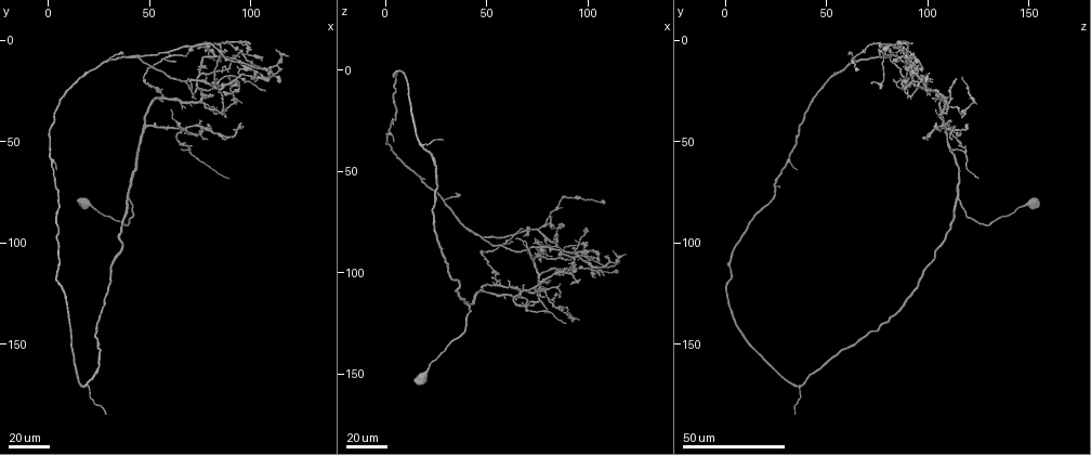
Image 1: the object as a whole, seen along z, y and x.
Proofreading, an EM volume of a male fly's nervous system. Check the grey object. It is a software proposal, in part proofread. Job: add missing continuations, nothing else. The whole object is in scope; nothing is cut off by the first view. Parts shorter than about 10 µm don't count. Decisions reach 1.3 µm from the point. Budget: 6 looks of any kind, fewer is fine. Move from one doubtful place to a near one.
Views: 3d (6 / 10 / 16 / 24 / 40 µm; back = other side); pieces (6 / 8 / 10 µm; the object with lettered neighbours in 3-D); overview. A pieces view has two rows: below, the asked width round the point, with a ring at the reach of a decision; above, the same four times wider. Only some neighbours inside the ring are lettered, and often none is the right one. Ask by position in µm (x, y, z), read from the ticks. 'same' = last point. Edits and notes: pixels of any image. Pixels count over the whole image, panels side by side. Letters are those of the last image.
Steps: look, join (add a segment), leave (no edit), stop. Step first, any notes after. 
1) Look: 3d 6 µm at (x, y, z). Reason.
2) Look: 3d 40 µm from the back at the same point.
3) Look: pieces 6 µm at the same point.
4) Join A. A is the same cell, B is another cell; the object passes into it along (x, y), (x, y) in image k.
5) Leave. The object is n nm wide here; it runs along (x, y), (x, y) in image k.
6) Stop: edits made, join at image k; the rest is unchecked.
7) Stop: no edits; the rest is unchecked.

Look: 3d 40 µm at (101, 13, 90). Thin end.

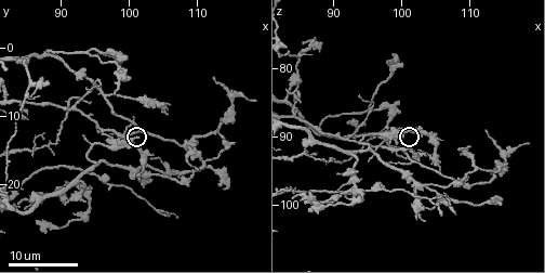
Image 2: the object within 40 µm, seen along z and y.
Look: pieces 6 µm at (101.5, 13.0, 89.0).

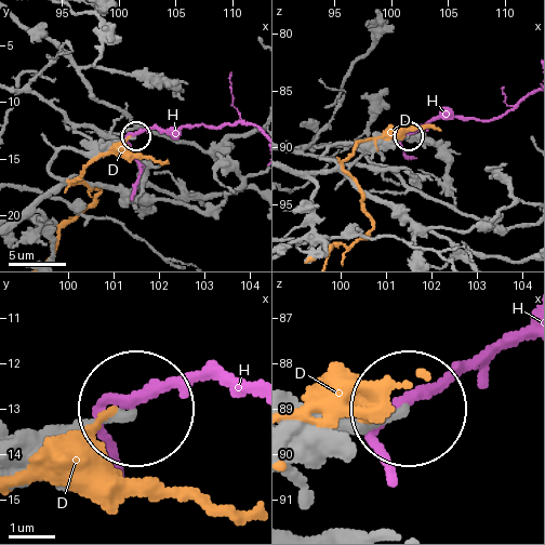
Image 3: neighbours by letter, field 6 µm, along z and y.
Leave. The object is 180 nm wide here; D and H are other cells; it runs along (20, 91), (40, 96), (75, 129), (95, 140), (135, 136) in image 3; none of them fits.

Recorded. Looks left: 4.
Look: 3d 16 µm at (101.0, 19.0, 92.0). An open end.

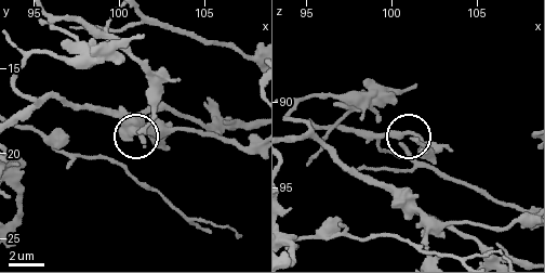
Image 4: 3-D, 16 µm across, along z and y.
Look: pieces 6 µm at (101.2, 18.6, 92.2).

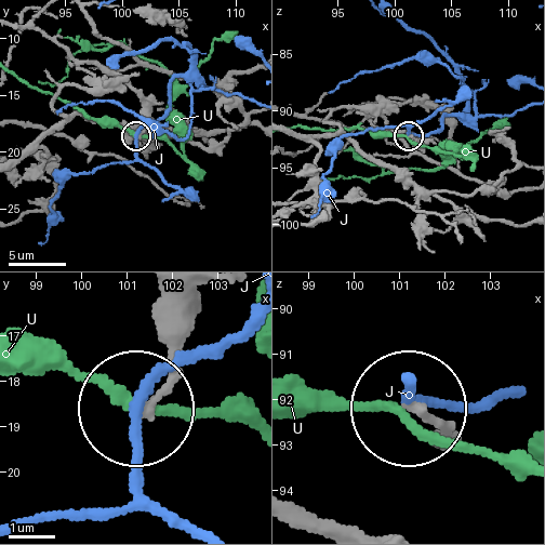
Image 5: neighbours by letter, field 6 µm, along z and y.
Leave. J and U are other cells; none of them fits.

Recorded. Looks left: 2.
Look: 3d 40 µm at (81, 27, 103). Branch stops here.

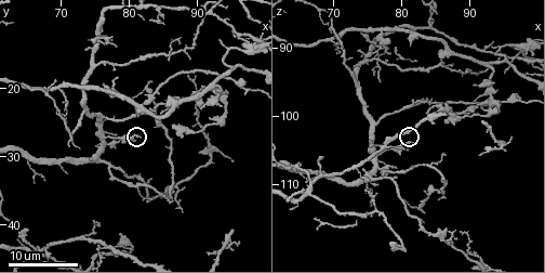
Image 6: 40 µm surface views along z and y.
Look: pieces 6 µm at (81.5, 27.0, 103.5). See the neighbours.

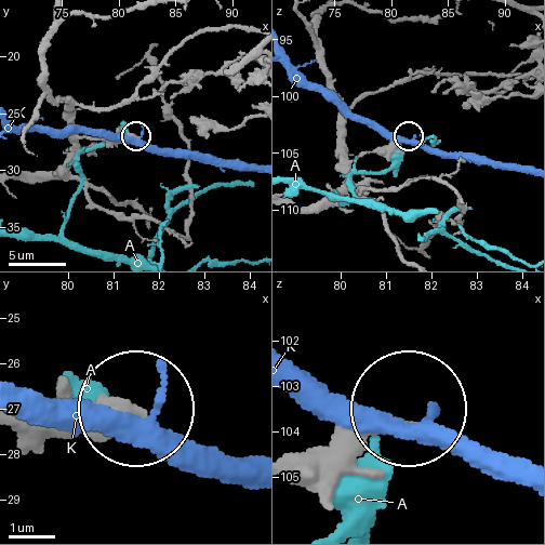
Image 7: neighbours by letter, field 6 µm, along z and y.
Leave. A and K are other cells; it runs along (293, 468), (341, 465), (406, 422) in image 7; no lettered segment goes on from it.

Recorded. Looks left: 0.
Stop: no edits; the rest is unchecked.

